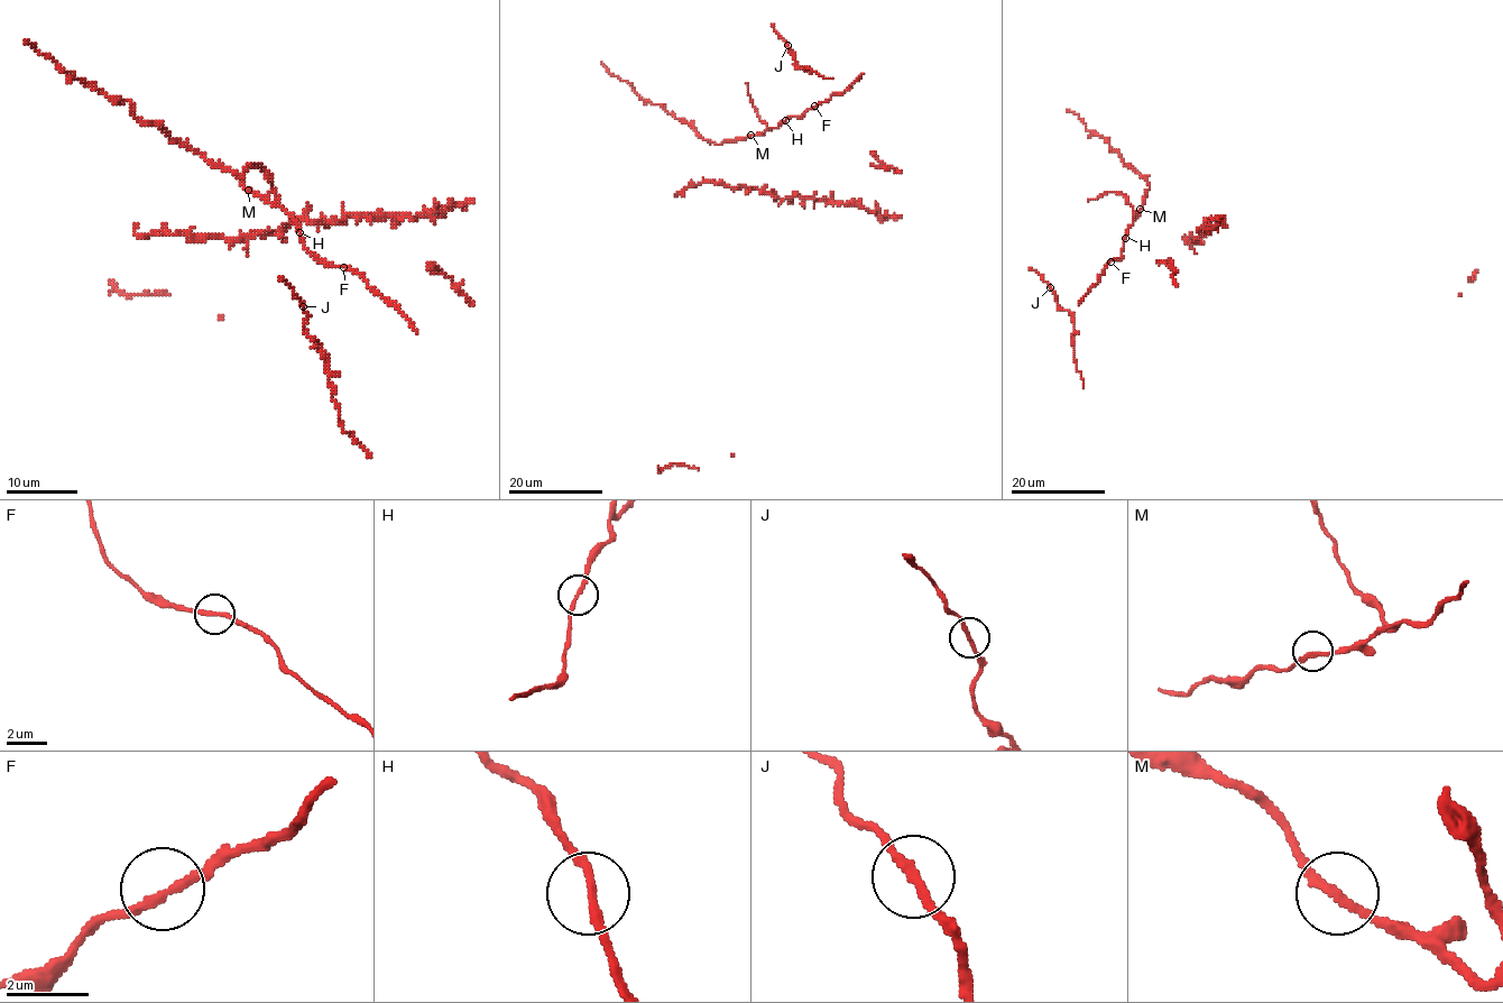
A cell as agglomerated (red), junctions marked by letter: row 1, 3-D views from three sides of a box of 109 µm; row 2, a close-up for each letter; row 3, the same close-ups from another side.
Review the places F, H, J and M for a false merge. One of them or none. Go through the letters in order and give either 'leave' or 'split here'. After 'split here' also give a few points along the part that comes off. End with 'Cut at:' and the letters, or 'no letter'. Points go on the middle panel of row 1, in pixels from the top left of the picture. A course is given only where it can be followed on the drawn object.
F: leave
H: leave
J: leave
M: leave
Cut at: no letter

